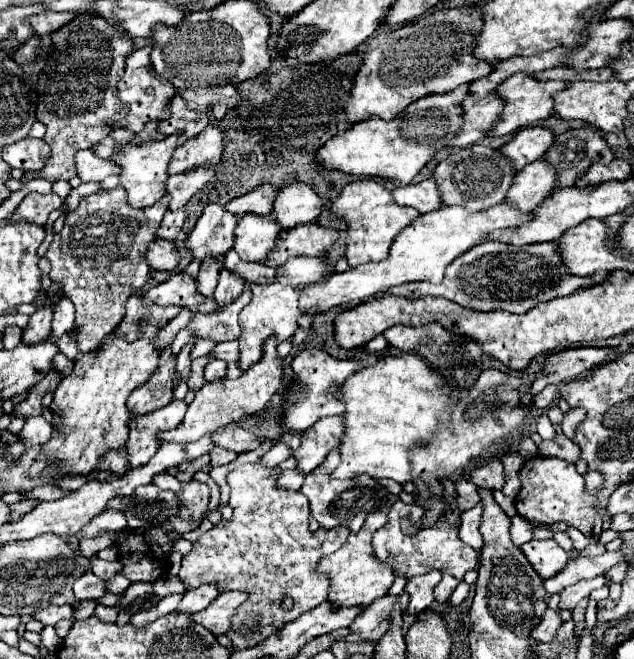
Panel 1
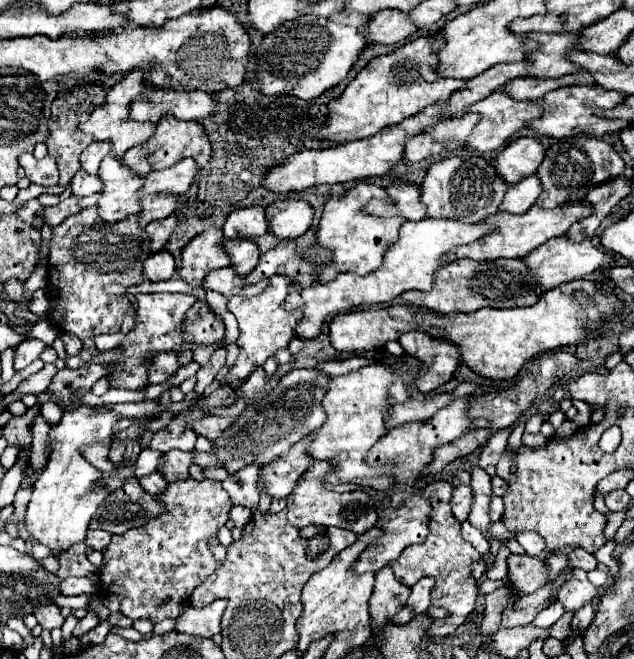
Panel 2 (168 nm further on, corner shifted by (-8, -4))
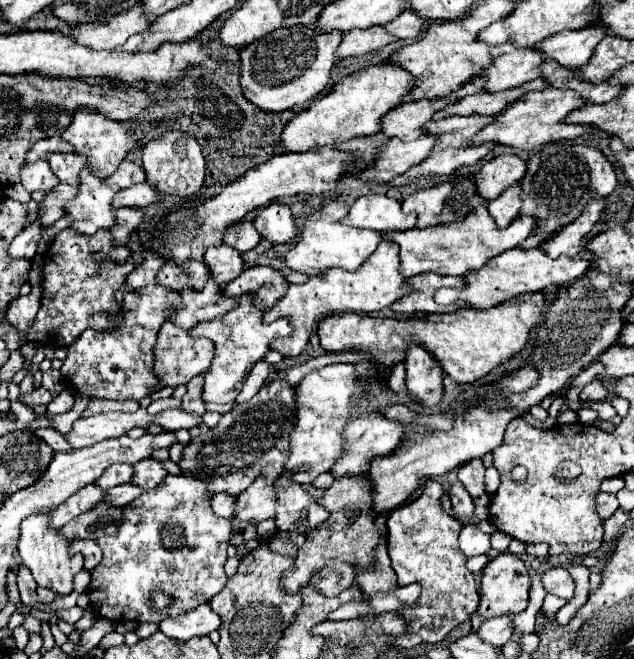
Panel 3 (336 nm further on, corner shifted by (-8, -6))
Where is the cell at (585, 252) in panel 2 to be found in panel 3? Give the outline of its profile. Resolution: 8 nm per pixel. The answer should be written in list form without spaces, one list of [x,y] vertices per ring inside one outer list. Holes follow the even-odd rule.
[[[515,247],[513,251],[505,251],[505,255],[497,255],[497,259],[487,263],[481,271],[467,273],[465,277],[469,277],[469,287],[465,287],[465,291],[441,289],[441,291],[437,291],[435,301],[441,305],[449,305],[457,299],[469,299],[469,303],[477,303],[477,307],[481,307],[481,309],[491,309],[503,301],[509,301],[509,299],[519,297],[529,291],[543,291],[549,285],[571,283],[571,281],[579,279],[581,275],[585,275],[589,265],[591,265],[589,259],[569,257],[569,255],[551,259],[541,247],[535,247],[529,251]]]

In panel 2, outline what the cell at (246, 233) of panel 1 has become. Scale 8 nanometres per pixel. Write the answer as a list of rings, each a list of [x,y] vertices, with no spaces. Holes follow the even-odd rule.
[[[227,239],[225,251],[229,253],[231,267],[237,269],[241,277],[249,275],[259,261],[259,249],[253,239]]]

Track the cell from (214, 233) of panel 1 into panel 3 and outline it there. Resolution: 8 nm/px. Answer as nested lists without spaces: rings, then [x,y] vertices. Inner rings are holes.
[[[189,259],[185,263],[167,261],[157,275],[157,283],[173,291],[181,291],[185,287],[201,289],[209,281],[209,277],[211,277],[211,271],[203,261],[197,261],[197,259]]]

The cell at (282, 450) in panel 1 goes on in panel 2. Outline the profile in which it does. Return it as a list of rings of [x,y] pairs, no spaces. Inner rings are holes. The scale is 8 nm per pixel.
[[[251,465],[251,467],[245,467],[241,469],[241,473],[235,473],[235,475],[229,475],[225,481],[223,481],[223,489],[229,493],[233,505],[243,505],[243,507],[249,507],[253,509],[259,501],[255,501],[255,481],[257,481],[257,473],[259,473],[259,467]]]

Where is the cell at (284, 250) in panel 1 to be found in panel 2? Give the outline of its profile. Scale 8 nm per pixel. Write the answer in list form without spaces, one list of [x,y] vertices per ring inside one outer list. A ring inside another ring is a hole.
[[[281,241],[277,247],[261,255],[257,267],[247,275],[247,281],[257,283],[261,279],[269,279],[271,275],[293,277],[293,281],[297,281],[297,287],[309,287],[315,279],[311,263],[299,259],[293,241]]]

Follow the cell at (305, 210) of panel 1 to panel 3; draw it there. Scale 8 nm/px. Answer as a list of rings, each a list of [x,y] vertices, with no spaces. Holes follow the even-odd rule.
[[[271,203],[255,219],[259,235],[271,243],[289,243],[297,235],[295,217],[287,205]]]

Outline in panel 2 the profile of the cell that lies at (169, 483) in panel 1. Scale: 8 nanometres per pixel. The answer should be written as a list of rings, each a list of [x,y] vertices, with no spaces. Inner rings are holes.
[[[149,473],[149,475],[145,475],[145,477],[141,477],[139,479],[139,483],[141,483],[141,487],[147,491],[147,493],[153,493],[153,495],[159,495],[165,487],[167,487],[167,481],[163,479],[163,475],[161,473]]]

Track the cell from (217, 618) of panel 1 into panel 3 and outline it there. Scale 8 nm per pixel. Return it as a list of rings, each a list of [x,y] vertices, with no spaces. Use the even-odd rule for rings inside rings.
[[[207,603],[197,607],[197,611],[189,611],[185,615],[179,615],[177,619],[165,619],[159,623],[161,633],[165,633],[171,639],[187,641],[195,635],[209,635],[211,631],[219,629],[219,615],[211,611]]]

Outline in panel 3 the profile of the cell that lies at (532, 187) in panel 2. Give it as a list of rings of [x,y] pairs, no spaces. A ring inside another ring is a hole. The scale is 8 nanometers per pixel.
[[[511,185],[497,199],[493,199],[487,209],[489,209],[489,213],[493,215],[493,219],[495,219],[495,223],[499,227],[507,227],[519,215],[521,205],[523,205],[521,187],[519,185]]]

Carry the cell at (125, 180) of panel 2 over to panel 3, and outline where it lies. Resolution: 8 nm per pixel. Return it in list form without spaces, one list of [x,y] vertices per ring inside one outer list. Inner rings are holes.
[[[89,167],[81,171],[79,187],[81,195],[77,195],[77,203],[67,207],[67,215],[73,219],[71,227],[85,235],[113,227],[117,207],[113,207],[111,201],[121,189],[107,185],[107,181],[97,177]]]

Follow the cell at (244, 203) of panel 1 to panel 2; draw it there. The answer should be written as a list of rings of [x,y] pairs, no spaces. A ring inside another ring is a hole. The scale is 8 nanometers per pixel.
[[[247,207],[233,211],[225,225],[223,233],[227,239],[257,239],[267,233],[267,219],[265,219],[265,207]]]

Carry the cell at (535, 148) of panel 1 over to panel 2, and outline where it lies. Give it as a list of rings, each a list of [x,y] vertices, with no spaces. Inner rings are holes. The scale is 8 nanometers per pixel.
[[[521,137],[509,143],[505,149],[501,149],[493,163],[497,175],[503,181],[517,183],[529,175],[535,175],[543,157],[545,157],[545,147],[539,143],[539,139]]]

